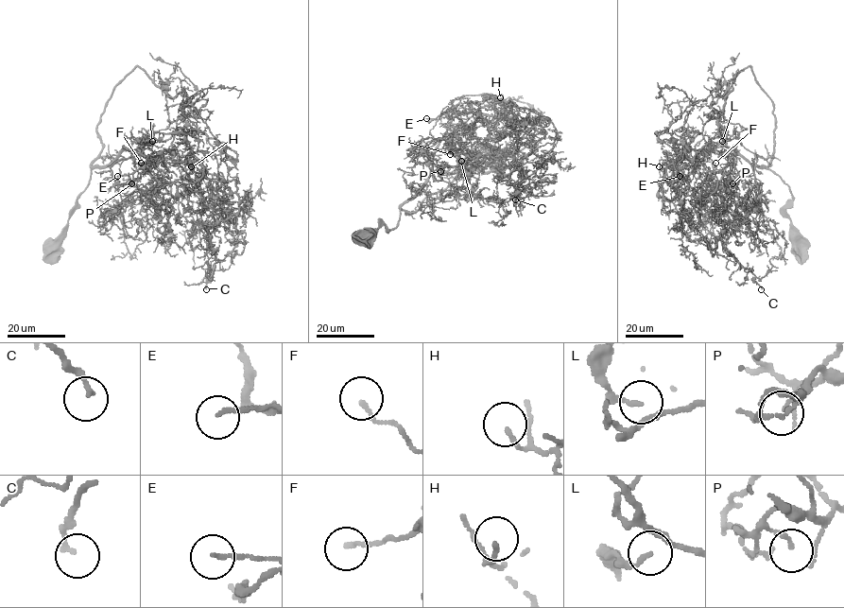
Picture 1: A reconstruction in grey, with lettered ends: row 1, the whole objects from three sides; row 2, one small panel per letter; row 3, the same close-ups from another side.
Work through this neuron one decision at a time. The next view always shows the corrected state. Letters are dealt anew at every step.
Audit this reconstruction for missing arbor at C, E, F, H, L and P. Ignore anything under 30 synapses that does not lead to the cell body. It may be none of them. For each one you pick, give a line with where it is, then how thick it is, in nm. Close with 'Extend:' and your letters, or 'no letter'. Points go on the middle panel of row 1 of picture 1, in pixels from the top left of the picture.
C: (515, 199) | 150 nm
Extend: C

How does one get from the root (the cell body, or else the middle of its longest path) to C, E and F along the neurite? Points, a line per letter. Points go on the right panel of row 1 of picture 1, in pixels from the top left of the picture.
C: (799, 246), (789, 238), (788, 185), (767, 167), (729, 150), (732, 167), (714, 192), (721, 238), (761, 289)
E: (799, 246), (789, 238), (785, 212), (791, 191), (767, 167), (719, 147), (670, 159), (680, 176)
F: (799, 246), (789, 238), (788, 185), (734, 150), (716, 172), (715, 163)

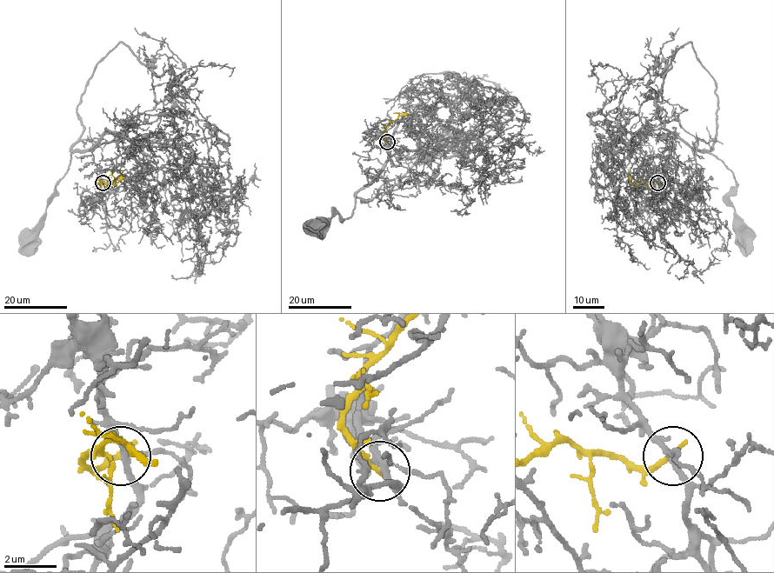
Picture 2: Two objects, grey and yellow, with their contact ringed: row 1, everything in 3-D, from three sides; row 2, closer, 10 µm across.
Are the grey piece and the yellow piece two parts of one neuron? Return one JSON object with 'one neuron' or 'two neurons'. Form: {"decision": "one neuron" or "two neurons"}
{"decision": "two neurons"}

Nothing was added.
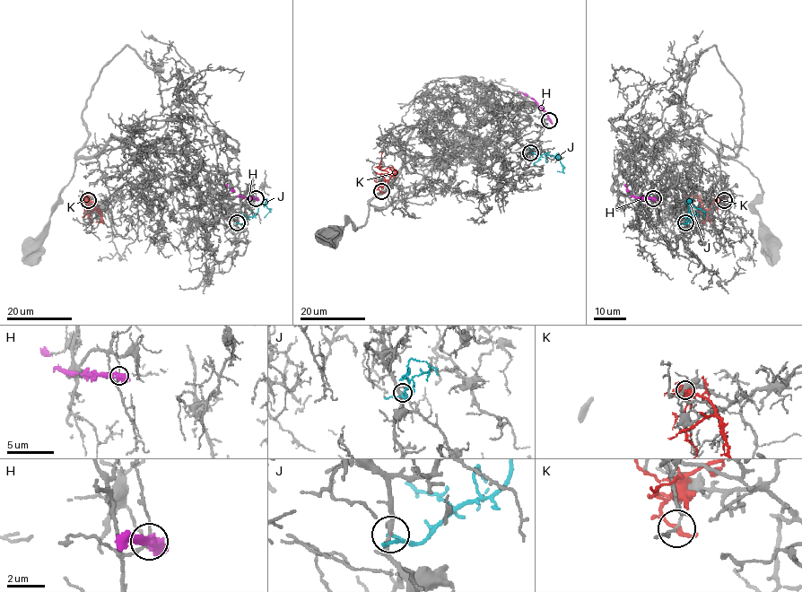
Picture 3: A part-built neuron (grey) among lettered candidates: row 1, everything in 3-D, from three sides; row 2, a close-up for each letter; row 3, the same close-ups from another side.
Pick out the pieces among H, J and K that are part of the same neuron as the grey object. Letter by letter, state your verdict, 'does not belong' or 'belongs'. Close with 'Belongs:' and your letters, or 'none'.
H: does not belong
J: belongs
K: does not belong
Belongs: J

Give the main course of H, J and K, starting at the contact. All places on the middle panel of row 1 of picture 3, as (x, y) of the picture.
H: (549, 119), (549, 116), (535, 101), (518, 91)
J: (530, 153), (555, 156), (562, 170), (557, 170)
K: (380, 191), (379, 187), (390, 178), (379, 165), (381, 152)

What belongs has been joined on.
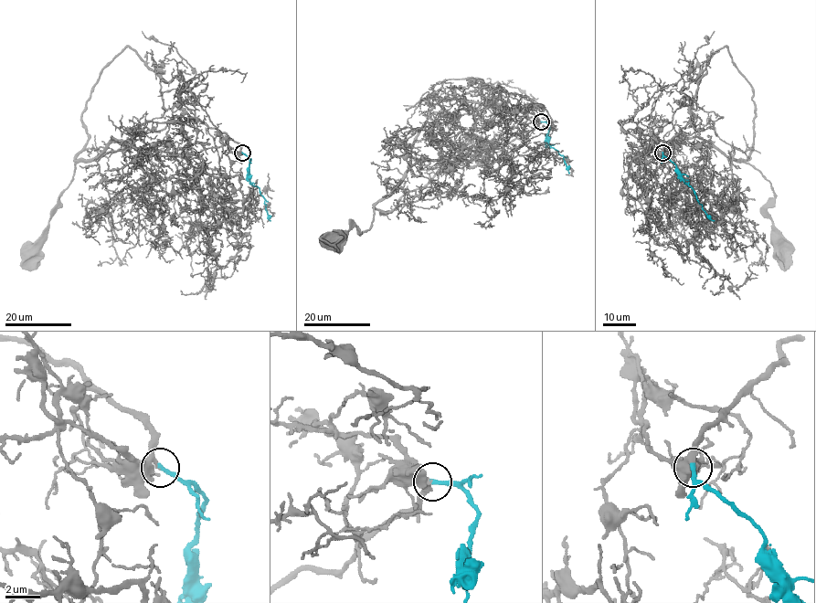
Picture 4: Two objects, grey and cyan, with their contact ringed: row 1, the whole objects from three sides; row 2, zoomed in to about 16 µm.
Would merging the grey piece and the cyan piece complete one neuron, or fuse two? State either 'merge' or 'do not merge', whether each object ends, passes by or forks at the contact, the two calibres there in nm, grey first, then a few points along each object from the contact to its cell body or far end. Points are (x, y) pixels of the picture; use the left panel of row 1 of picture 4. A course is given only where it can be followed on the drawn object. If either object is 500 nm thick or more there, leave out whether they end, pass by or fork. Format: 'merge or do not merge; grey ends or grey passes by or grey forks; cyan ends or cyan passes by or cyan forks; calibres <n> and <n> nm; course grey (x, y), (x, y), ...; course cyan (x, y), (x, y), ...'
merge; grey passes by; cyan ends; calibres 360 and 260 nm; course grey (242, 153), (223, 144), (193, 154), (145, 154), (112, 137), (93, 159), (76, 162), (59, 206), (28, 250); course cyan (242, 153), (251, 159), (248, 178), (259, 188), (270, 221)

